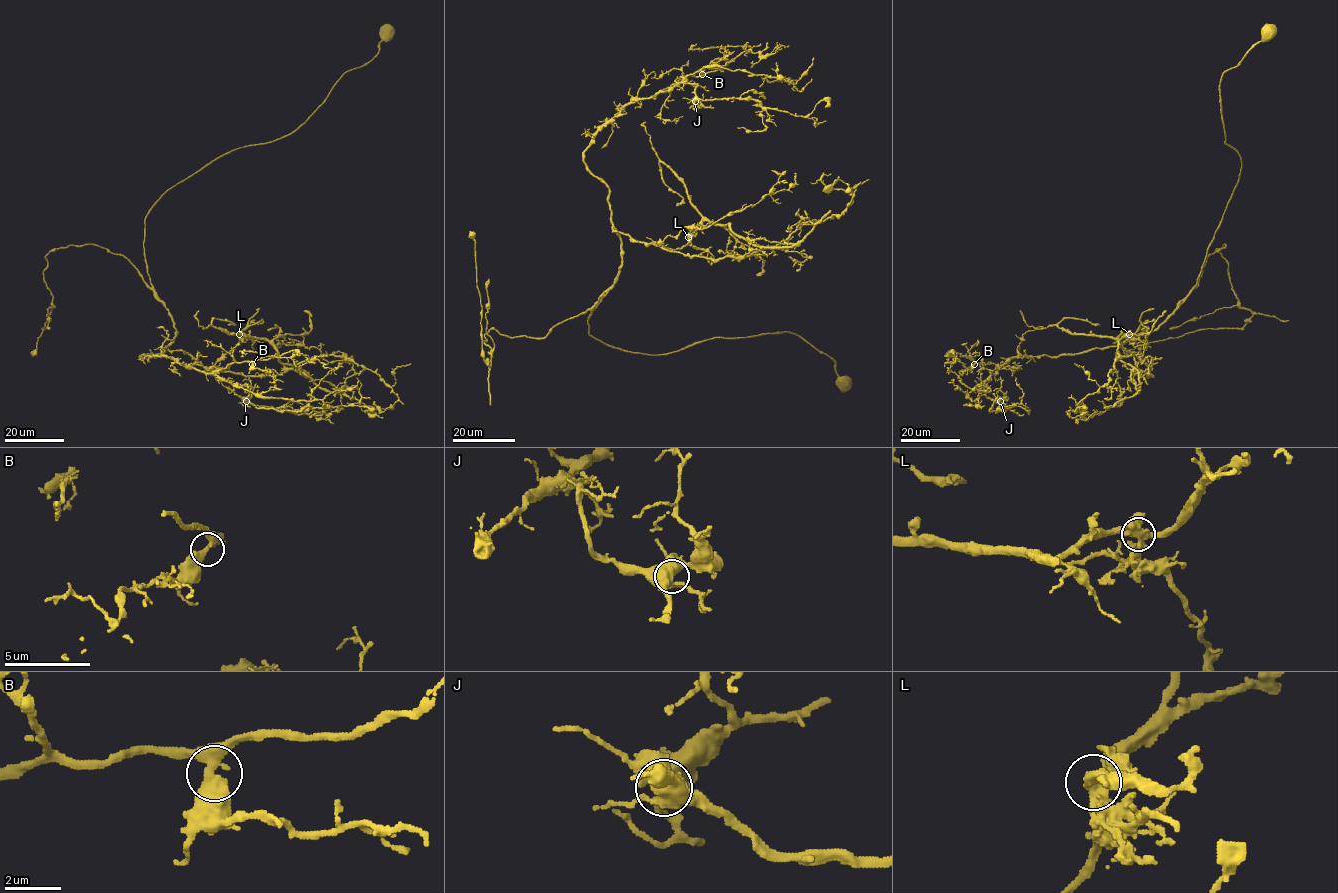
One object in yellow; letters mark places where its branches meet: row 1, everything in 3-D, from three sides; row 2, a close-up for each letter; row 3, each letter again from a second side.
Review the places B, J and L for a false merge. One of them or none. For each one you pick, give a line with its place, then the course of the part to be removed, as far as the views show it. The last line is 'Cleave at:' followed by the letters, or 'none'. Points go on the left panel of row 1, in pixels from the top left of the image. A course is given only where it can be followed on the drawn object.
L: at (239, 334); foreign part runs (239, 334), (269, 341), (278, 359), (303, 369), (322, 388), (375, 407)
Cleave at: L

